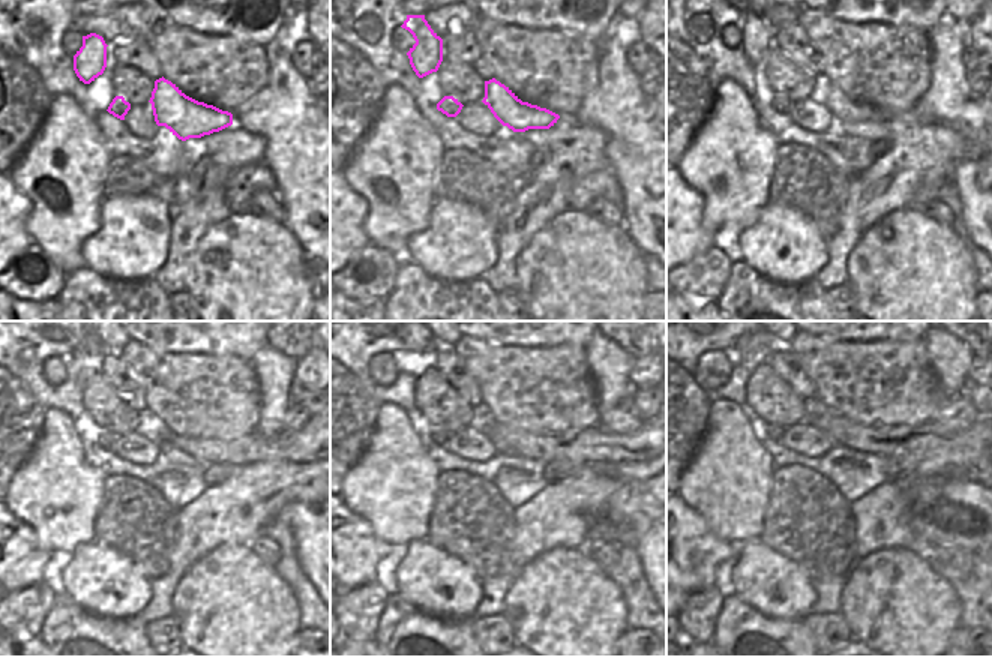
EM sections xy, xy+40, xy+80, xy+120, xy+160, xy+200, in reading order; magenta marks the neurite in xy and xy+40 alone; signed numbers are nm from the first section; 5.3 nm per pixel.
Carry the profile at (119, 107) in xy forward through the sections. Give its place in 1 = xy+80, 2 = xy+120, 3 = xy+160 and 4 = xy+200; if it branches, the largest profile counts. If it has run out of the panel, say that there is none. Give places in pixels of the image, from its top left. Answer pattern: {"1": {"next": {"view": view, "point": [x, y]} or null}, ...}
{"1": {"next": {"view": "xy+80", "point": [782, 105]}}, "2": {"next": {"view": "xy+120", "point": [105, 441]}}, "3": {"next": {"view": "xy+160", "point": [440, 440]}}, "4": {"next": {"view": "xy+200", "point": [770, 437]}}}

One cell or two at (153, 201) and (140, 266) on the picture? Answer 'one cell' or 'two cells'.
one cell

